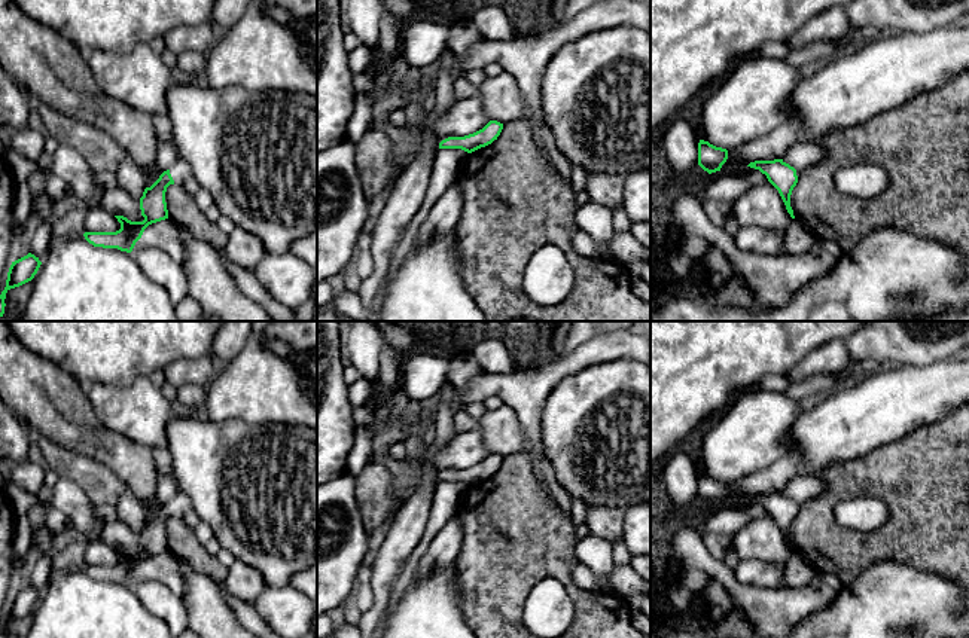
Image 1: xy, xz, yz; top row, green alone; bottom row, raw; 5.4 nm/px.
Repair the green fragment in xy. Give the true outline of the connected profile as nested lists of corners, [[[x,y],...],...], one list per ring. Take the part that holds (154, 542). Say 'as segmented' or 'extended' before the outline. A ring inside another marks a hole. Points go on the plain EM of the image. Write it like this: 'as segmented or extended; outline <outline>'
extended; outline [[[179,491],[177,495],[170,503],[164,504],[150,521],[144,522],[143,529],[140,531],[140,543],[144,550],[143,555],[131,555],[124,549],[115,549],[121,556],[119,564],[85,565],[85,573],[94,580],[118,581],[131,586],[149,558],[168,552],[165,535],[167,521],[174,516],[182,518],[191,509],[191,498]]]

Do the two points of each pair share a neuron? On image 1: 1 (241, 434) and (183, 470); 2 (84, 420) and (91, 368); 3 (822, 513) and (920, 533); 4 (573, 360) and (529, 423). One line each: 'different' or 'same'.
1: same
2: different
3: same
4: same

